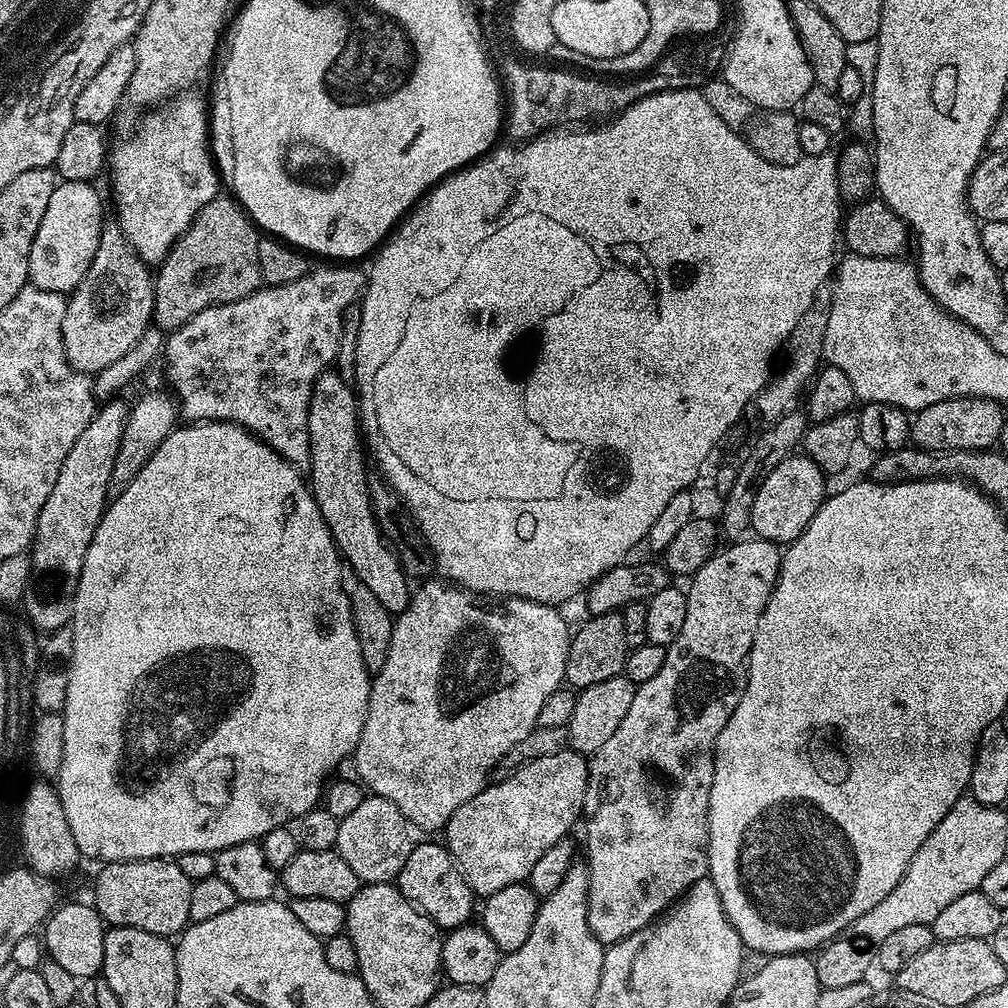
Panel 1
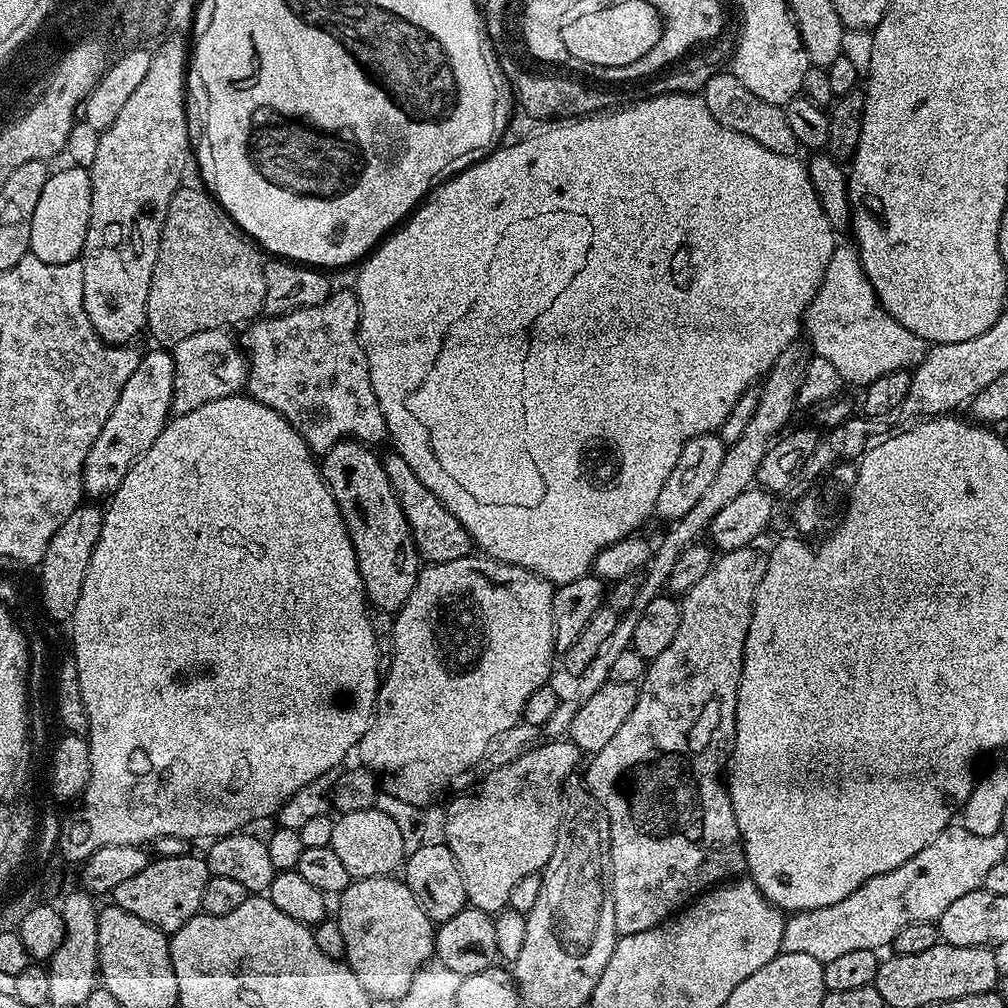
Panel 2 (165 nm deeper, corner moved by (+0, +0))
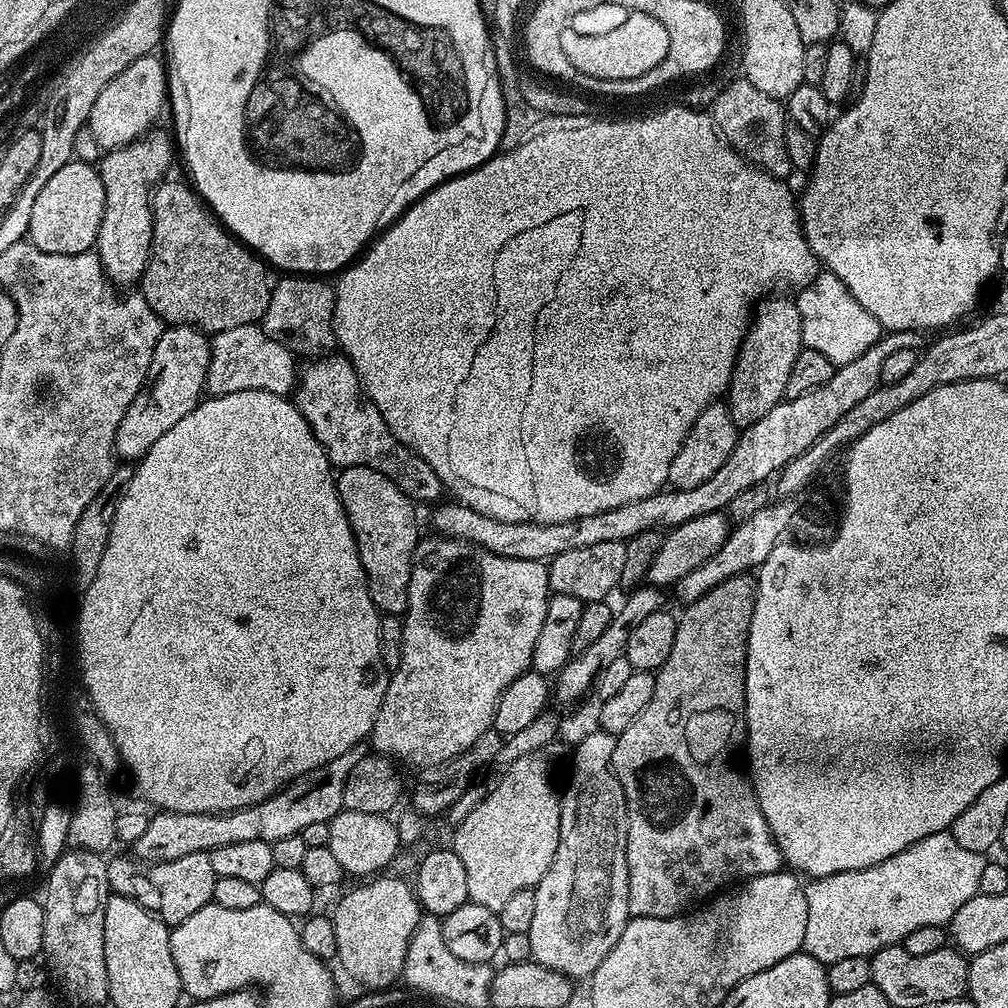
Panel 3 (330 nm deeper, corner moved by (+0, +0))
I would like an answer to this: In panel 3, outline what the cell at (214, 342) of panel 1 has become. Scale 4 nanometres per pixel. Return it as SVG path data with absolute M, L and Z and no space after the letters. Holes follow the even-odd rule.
M324 354L305 363L308 365L299 369L294 389L296 409L302 418L306 418L322 450L326 450L328 461L337 469L366 466L370 470L378 470L378 474L386 474L386 478L394 481L409 500L421 505L439 501L446 489L438 474L434 474L430 462L394 438L390 426L386 426L382 414L378 414L378 406L374 406L365 396L364 385L348 357L343 354L332 355Z

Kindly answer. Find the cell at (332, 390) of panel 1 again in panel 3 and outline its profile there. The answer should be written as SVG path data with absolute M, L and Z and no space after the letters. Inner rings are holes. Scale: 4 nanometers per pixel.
M366 466L339 469L336 489L356 539L374 606L381 613L403 617L408 609L412 559L422 539L416 525L417 505L394 481L386 478L386 474L378 474L378 470L370 470Z

